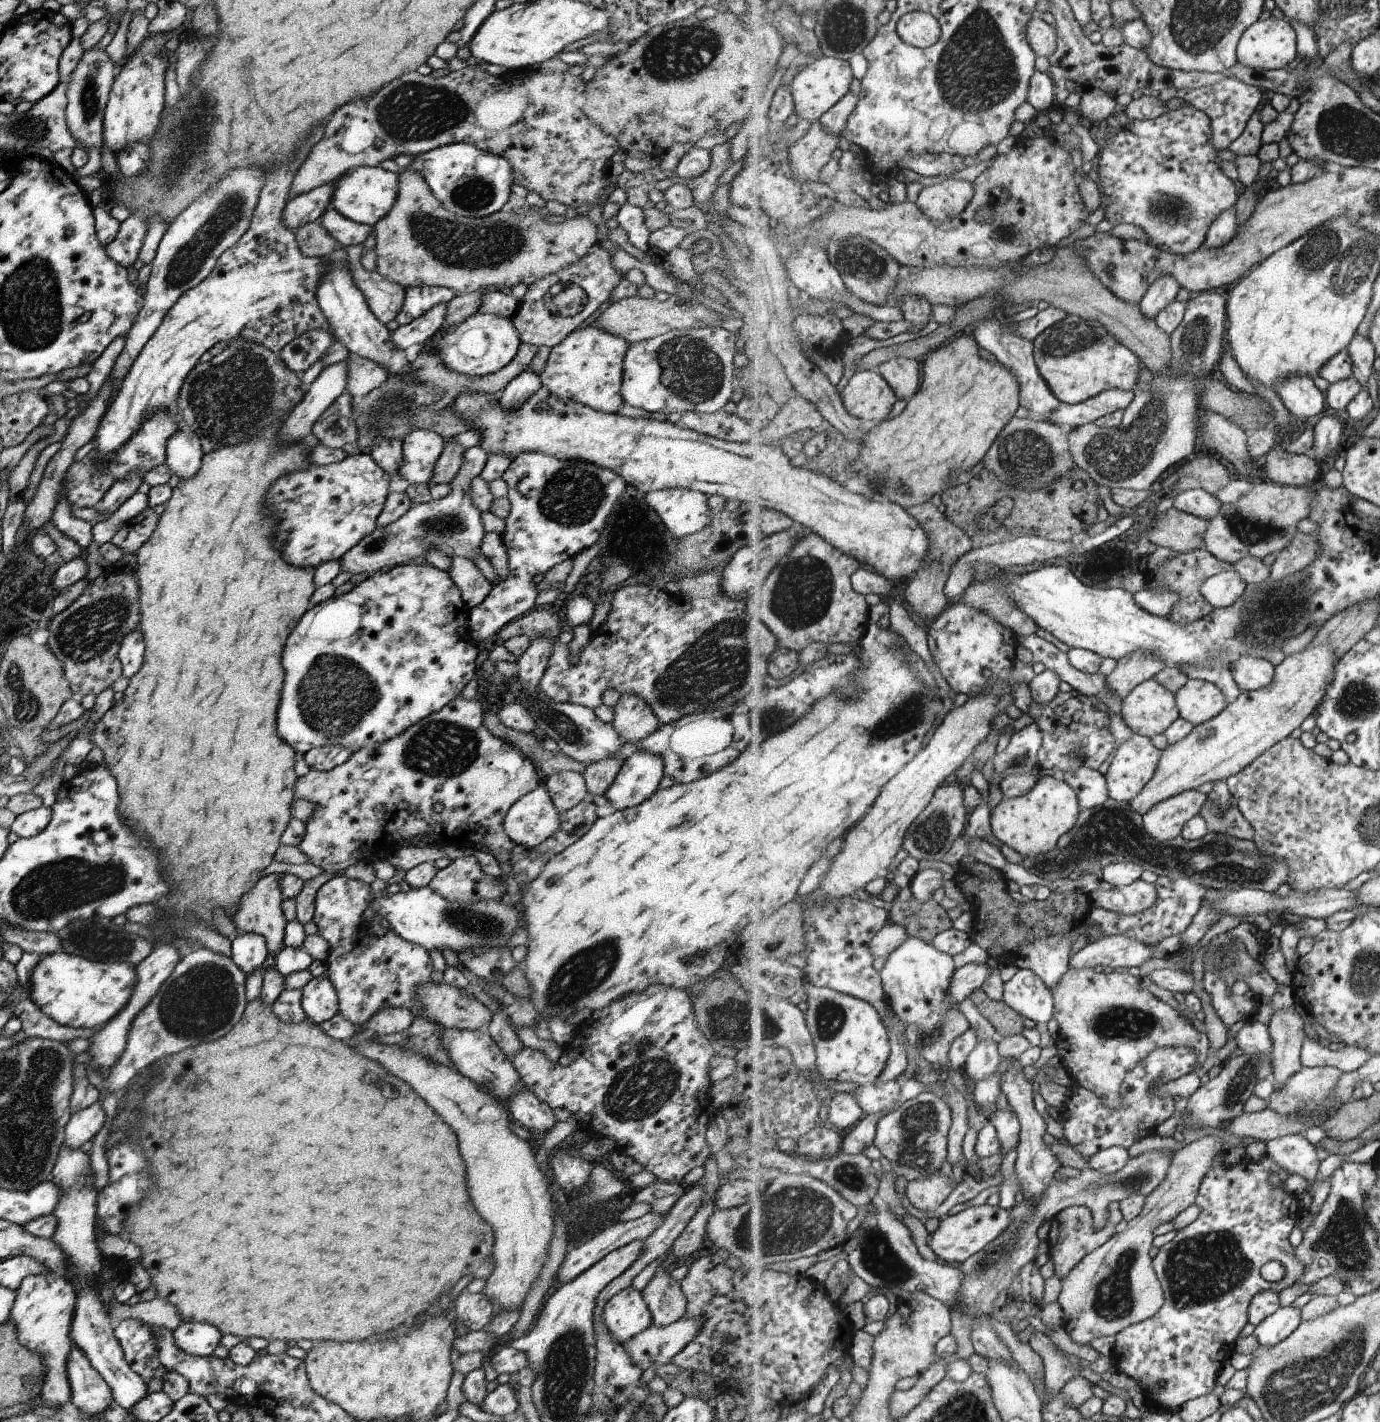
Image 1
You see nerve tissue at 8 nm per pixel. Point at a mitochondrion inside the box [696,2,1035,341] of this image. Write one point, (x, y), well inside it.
(977, 70)

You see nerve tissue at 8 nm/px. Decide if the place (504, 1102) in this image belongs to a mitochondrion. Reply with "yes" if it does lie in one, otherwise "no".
no

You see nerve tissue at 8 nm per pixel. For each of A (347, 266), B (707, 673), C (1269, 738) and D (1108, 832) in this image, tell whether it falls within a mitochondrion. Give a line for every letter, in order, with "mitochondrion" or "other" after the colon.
A: other
B: mitochondrion
C: other
D: mitochondrion

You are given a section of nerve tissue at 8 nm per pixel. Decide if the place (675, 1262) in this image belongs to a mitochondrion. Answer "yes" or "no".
no

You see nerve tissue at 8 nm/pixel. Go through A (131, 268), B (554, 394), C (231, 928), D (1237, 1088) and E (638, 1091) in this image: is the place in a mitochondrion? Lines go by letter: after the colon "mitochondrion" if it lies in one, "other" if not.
A: other
B: other
C: other
D: mitochondrion
E: mitochondrion

